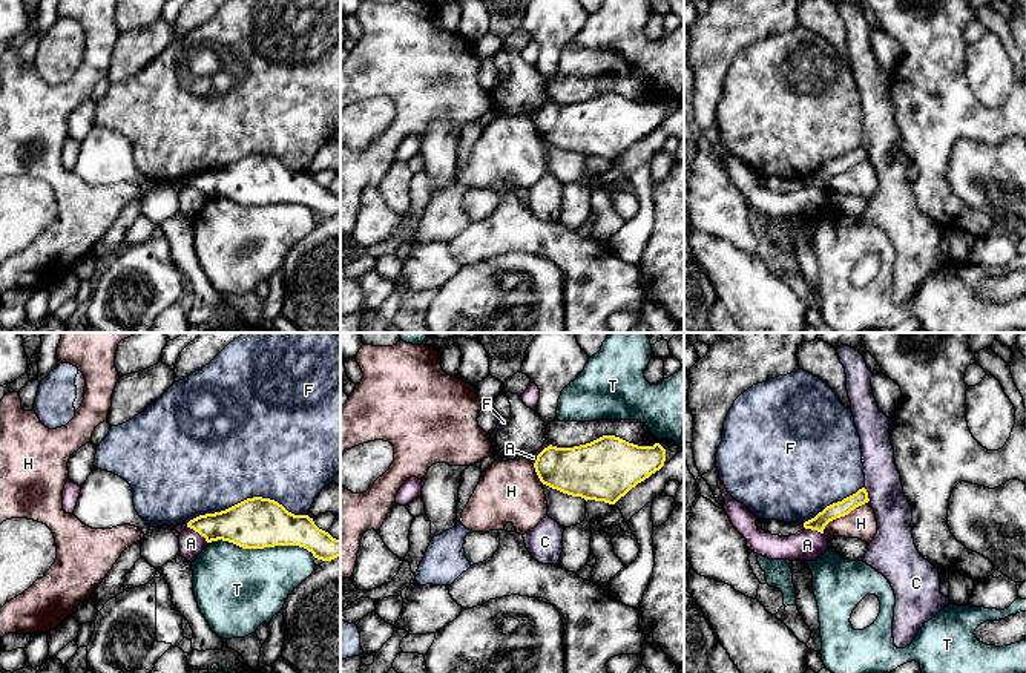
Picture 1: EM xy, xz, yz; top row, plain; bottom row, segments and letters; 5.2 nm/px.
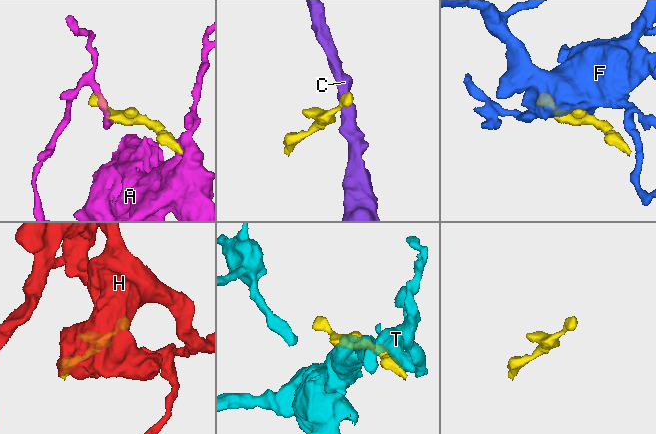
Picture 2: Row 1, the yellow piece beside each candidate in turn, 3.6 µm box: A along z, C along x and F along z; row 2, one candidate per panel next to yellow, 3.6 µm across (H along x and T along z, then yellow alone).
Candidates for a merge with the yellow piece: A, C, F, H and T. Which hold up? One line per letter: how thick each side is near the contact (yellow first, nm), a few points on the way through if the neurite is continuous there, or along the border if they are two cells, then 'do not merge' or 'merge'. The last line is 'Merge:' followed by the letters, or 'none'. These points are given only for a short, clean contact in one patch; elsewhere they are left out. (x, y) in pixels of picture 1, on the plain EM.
A: 220 nm thick on the yellow side, 130 nm on the other; border along xy (187, 183), (207, 198); do not merge
C: 80 nm thick on the yellow side, 190 nm on the other; border along yz (864, 144), (868, 158); do not merge
F: 280 nm thick on the yellow side, 500 nm on the other; do not merge
H: 80 nm thick on the yellow side, 160 nm on the other; border along yz (867, 158), (833, 175), (822, 189); do not merge
T: 280 nm thick on the yellow side, 420 nm on the other; do not merge
Merge: none

